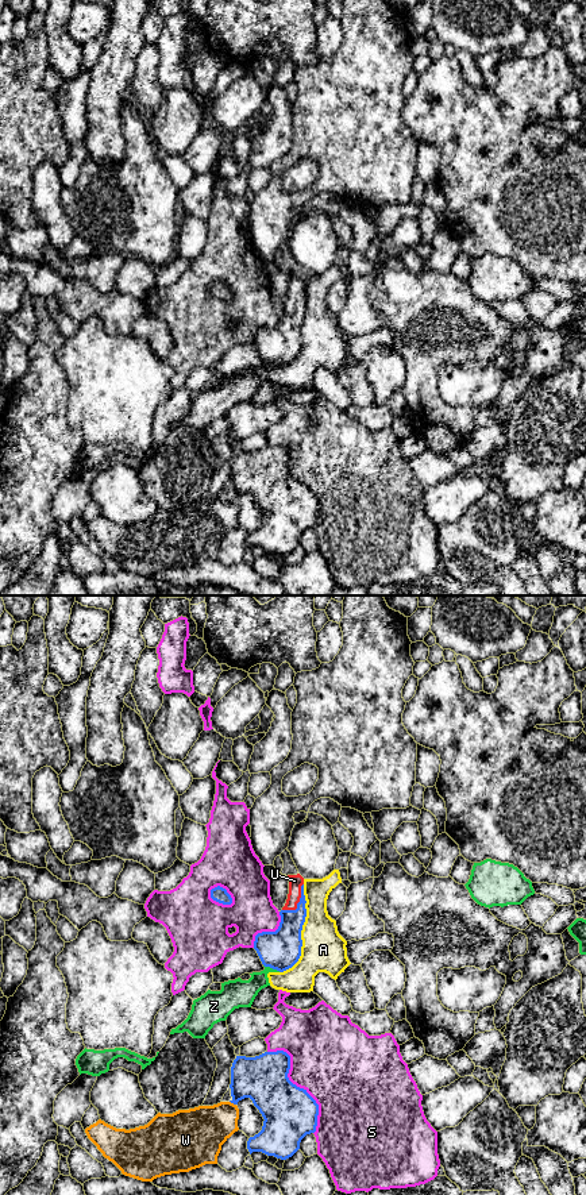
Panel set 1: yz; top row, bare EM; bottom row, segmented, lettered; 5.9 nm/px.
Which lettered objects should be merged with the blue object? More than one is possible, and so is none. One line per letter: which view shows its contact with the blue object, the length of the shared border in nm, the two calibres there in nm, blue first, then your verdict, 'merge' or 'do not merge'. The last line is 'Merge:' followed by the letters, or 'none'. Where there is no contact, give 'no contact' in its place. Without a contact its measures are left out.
A: meets blue in yz; contact 550 nm long; 240 nm thick on the blue side, 260 nm on the other; do not merge
S: meets blue in yz; contact 550 nm long; 320 nm thick on the blue side, 440 nm on the other; do not merge
U: meets blue in yz; contact 200 nm long; 180 nm thick on the blue side, 80 nm on the other; merge
W: meets blue in yz; contact 50 nm long; 280 nm thick on the blue side, 280 nm on the other; do not merge
Z: meets blue in yz; contact 110 nm long; 240 nm thick on the blue side, 160 nm on the other; do not merge
Merge: U

